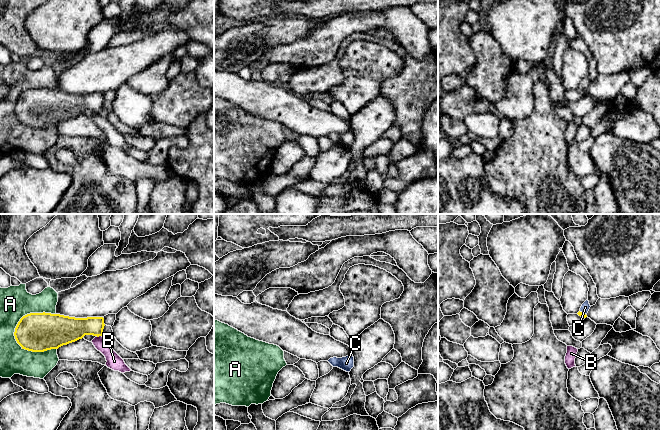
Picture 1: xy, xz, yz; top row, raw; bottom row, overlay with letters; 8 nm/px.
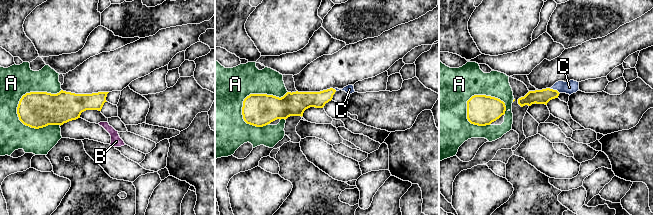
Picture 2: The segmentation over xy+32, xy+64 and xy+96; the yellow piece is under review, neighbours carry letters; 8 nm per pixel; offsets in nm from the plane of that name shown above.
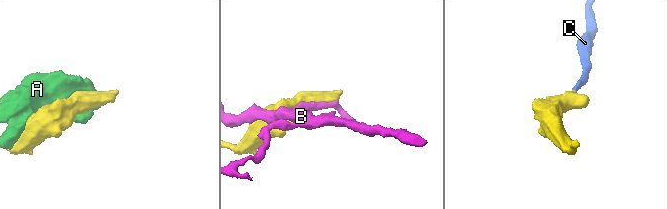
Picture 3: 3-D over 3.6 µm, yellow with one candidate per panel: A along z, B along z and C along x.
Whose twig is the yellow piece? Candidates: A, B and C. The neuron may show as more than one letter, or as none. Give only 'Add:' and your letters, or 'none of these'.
Add: C

